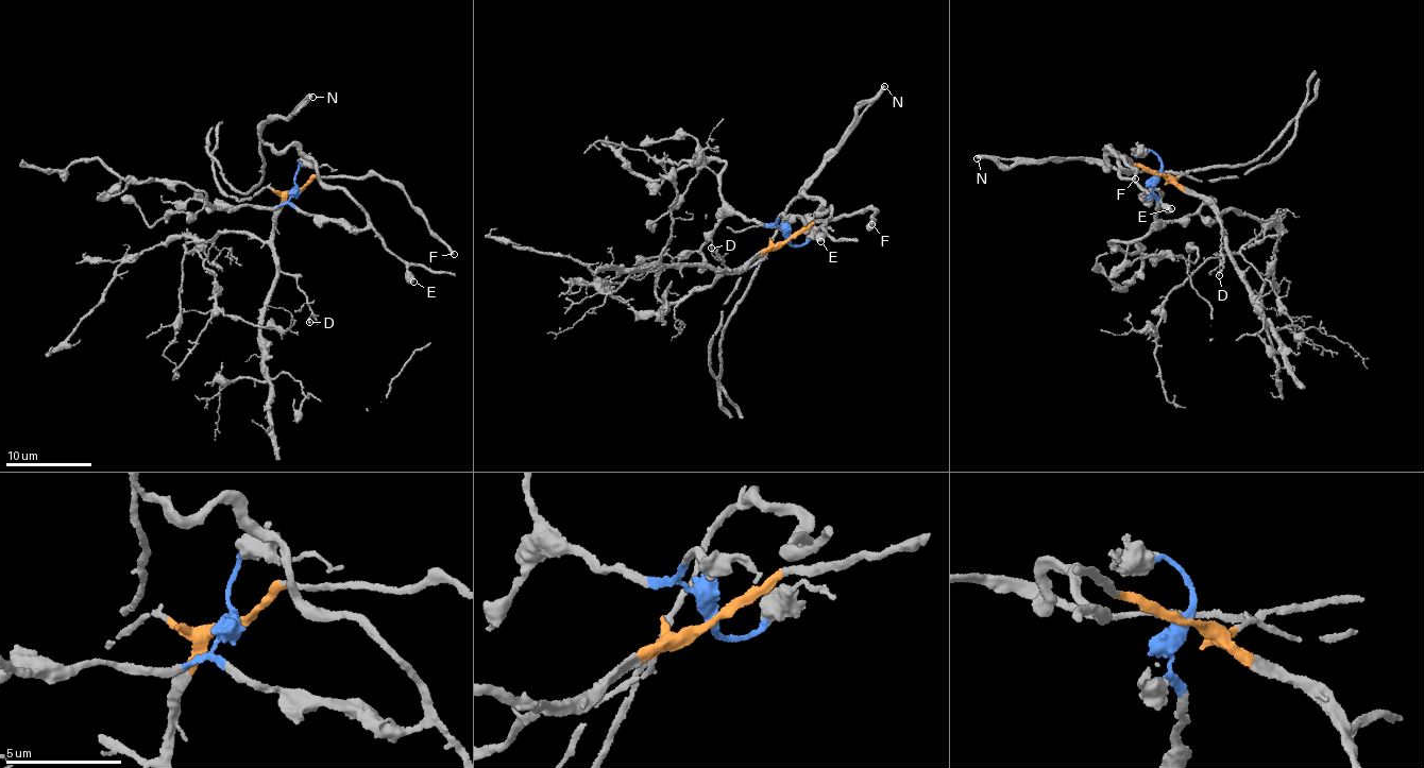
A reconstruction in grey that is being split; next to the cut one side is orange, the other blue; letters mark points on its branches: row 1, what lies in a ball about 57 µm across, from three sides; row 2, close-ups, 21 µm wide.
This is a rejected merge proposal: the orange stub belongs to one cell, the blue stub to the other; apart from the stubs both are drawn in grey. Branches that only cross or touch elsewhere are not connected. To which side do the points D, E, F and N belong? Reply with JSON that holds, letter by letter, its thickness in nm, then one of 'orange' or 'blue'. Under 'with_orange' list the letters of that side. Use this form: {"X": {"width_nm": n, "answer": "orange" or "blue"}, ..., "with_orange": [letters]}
{"D": {"width_nm": 140, "answer": "orange"}, "E": {"width_nm": 600, "answer": "blue"}, "F": {"width_nm": 240, "answer": "orange"}, "N": {"width_nm": 360, "answer": "blue"}, "with_orange": ["D", "F"]}

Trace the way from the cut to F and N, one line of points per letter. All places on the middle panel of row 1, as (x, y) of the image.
F: (789, 240), (796, 238), (811, 223), (866, 209), (875, 212), (868, 224), (872, 227), (871, 224)
N: (786, 240), (776, 224), (781, 214), (821, 221), (832, 208), (819, 216), (819, 201), (800, 193), (885, 86)

